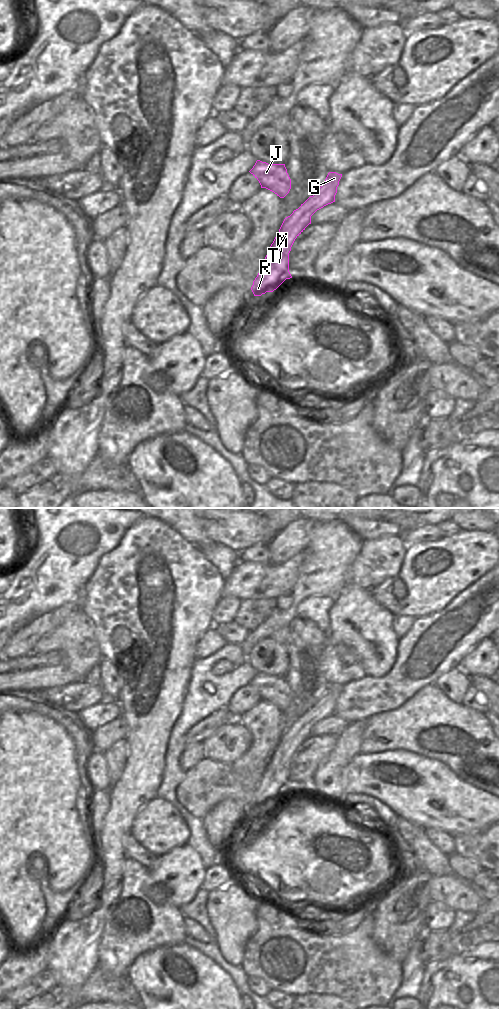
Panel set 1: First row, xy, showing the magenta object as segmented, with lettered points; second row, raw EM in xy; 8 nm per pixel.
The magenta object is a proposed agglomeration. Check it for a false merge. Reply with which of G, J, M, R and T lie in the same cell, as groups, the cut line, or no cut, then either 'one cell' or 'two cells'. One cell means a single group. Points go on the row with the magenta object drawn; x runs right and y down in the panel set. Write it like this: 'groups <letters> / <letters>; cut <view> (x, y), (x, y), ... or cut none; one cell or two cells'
groups G M R T / J; cut xy (298, 208), (298, 212), (302, 216), (310, 212), (307, 225); two cells

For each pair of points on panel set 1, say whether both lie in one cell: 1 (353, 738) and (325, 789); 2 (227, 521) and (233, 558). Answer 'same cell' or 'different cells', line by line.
1: same cell
2: different cells

